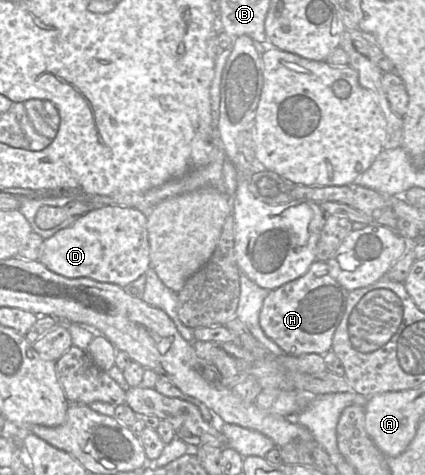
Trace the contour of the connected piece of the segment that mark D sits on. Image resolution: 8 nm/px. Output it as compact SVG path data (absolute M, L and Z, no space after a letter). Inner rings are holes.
M125 206L92 208L69 227L44 239L38 261L67 278L87 277L123 288L150 267L147 215Z

